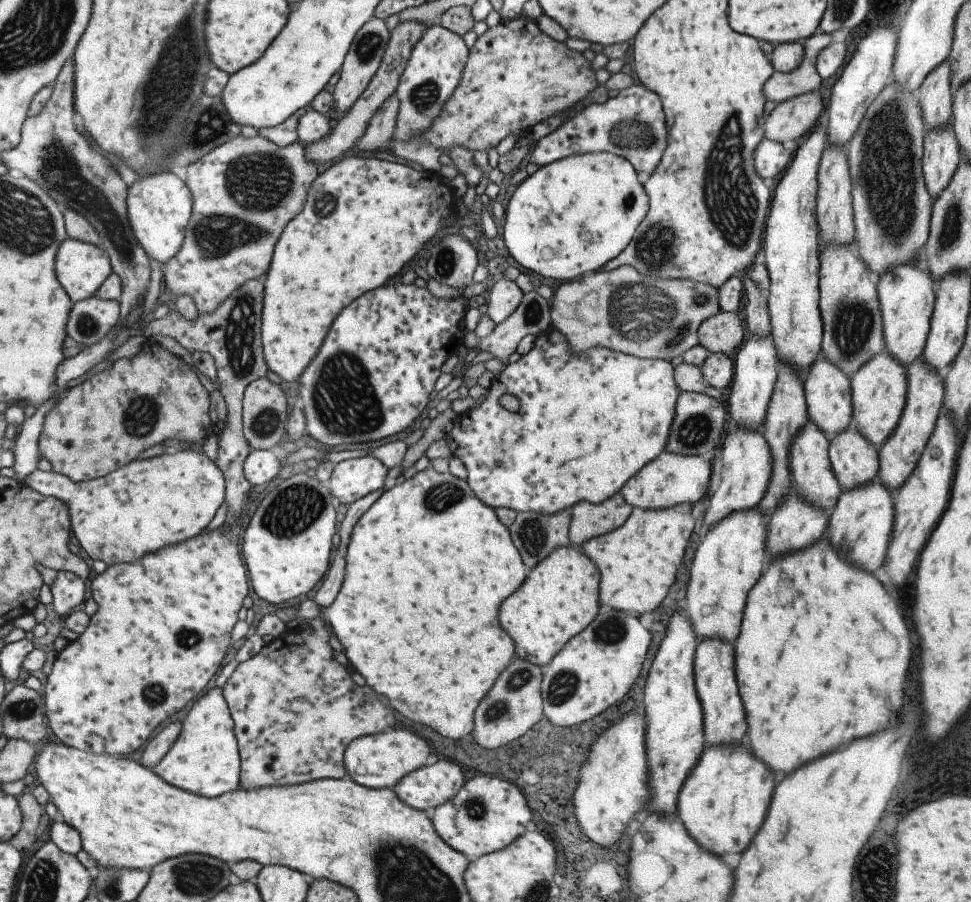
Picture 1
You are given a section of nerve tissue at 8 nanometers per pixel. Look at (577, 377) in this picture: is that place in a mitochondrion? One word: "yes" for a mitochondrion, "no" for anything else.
no

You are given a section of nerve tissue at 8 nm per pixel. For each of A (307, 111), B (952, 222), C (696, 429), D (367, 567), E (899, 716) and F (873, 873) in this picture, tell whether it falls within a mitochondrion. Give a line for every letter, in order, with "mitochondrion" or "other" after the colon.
A: other
B: mitochondrion
C: mitochondrion
D: other
E: other
F: other

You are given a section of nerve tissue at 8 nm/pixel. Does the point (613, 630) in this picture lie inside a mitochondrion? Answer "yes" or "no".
yes

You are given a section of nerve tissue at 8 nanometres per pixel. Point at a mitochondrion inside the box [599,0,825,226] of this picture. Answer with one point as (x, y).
(632, 133)

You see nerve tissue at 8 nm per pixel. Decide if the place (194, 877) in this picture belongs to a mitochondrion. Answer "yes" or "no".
yes

